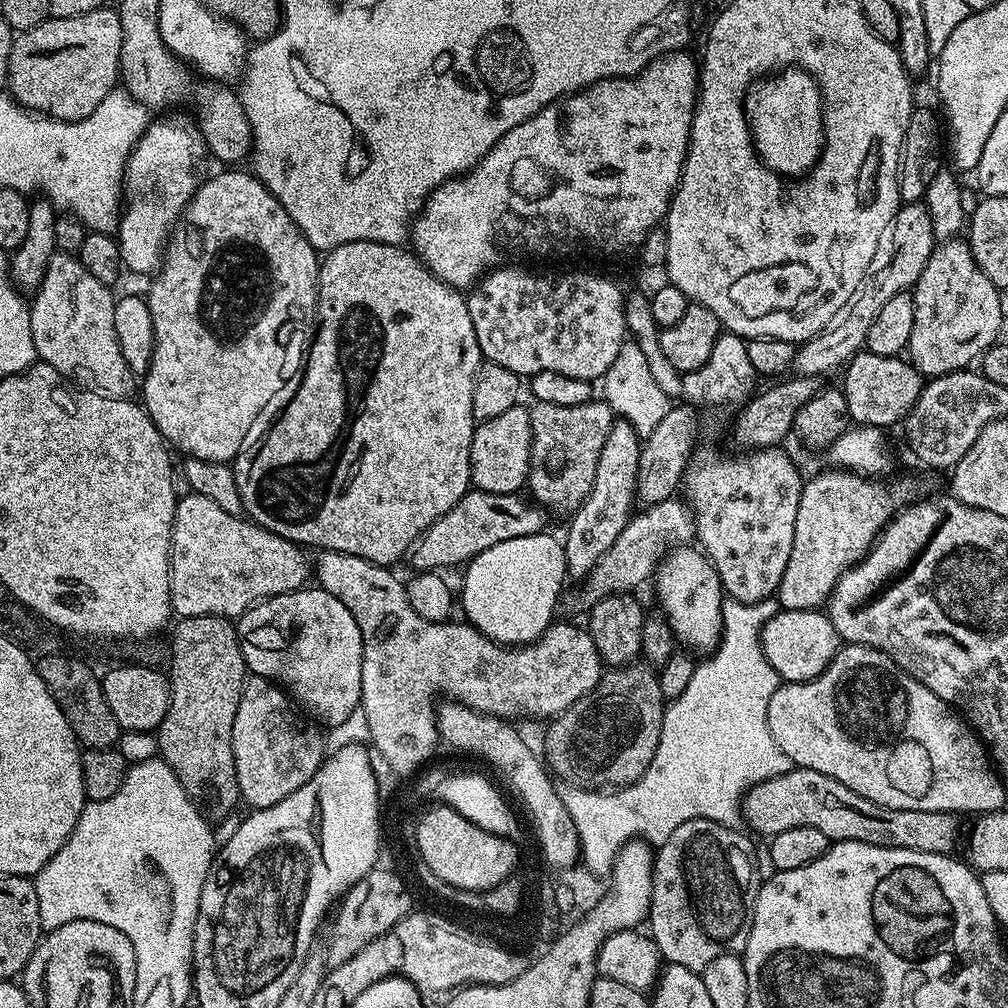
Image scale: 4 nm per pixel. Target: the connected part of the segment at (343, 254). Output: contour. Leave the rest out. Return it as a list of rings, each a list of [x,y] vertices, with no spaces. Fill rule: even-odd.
[[[359,240],[358,242],[346,242],[342,246],[333,248],[331,252],[323,257],[320,265],[320,285],[316,291],[316,319],[318,321],[316,331],[312,337],[312,346],[308,349],[308,359],[304,362],[302,375],[299,377],[300,385],[296,388],[296,393],[288,400],[288,405],[284,408],[284,413],[273,422],[268,428],[268,433],[261,440],[253,439],[251,442],[245,443],[240,452],[236,455],[235,460],[231,461],[232,473],[234,474],[234,482],[236,489],[240,495],[241,509],[246,513],[249,512],[251,519],[255,521],[261,529],[280,537],[283,540],[291,541],[297,546],[305,546],[310,544],[315,550],[323,550],[326,552],[341,552],[342,554],[354,554],[358,558],[366,558],[375,564],[385,566],[395,565],[395,560],[400,555],[407,553],[412,545],[420,539],[422,533],[431,526],[438,518],[442,518],[442,514],[446,514],[446,510],[450,510],[458,501],[466,495],[472,484],[472,471],[470,470],[470,446],[474,438],[474,430],[478,421],[474,418],[474,386],[476,385],[476,375],[480,373],[482,367],[482,357],[480,347],[478,346],[478,338],[474,334],[474,322],[470,322],[470,310],[468,309],[468,301],[457,289],[445,280],[439,280],[426,265],[420,261],[420,257],[415,251],[409,250],[404,246],[395,244],[379,244],[378,242],[366,242]]]

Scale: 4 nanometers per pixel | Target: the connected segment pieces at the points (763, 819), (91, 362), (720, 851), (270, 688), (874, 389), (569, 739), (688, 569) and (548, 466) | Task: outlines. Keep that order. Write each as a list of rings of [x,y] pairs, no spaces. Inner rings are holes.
[[[795,766],[786,774],[758,782],[744,793],[742,820],[765,838],[782,834],[782,830],[794,830],[794,826],[814,826],[814,830],[822,830],[822,834],[826,834],[829,842],[853,840],[887,848],[942,853],[955,846],[956,831],[960,828],[955,812],[894,810],[878,806],[878,802],[870,802],[854,794],[854,790],[842,786],[842,782],[834,782],[834,778],[826,774],[818,774],[818,770]]]
[[[57,250],[44,267],[44,277],[33,295],[36,297],[30,300],[30,330],[37,357],[43,363],[65,374],[81,372],[89,376],[106,396],[128,398],[138,380],[126,366],[122,350],[118,350],[118,334],[114,334],[117,297],[112,291],[109,285],[98,282],[75,255]]]
[[[691,820],[685,824],[680,824],[678,830],[674,830],[674,834],[670,834],[670,838],[655,849],[652,866],[652,901],[648,907],[646,924],[647,927],[652,927],[650,929],[651,938],[658,946],[661,957],[667,963],[686,966],[686,970],[703,973],[704,968],[710,966],[710,962],[714,962],[714,958],[718,958],[723,952],[727,951],[733,954],[739,953],[743,949],[744,943],[748,941],[748,932],[752,929],[752,915],[756,909],[756,896],[760,893],[762,881],[757,876],[754,845],[752,846],[742,833],[736,831],[740,830],[726,824],[719,824],[713,820]]]
[[[249,675],[245,679],[242,698],[238,702],[238,714],[234,714],[232,749],[234,750],[236,777],[240,787],[240,800],[248,803],[249,809],[269,808],[282,802],[282,798],[294,794],[294,790],[310,782],[310,778],[314,778],[314,774],[323,764],[326,749],[324,736],[322,732],[319,732],[321,729],[315,723],[307,724],[303,718],[305,719],[294,707],[288,693],[273,681],[254,675]]]
[[[861,350],[843,369],[842,391],[846,398],[849,417],[857,425],[873,425],[888,430],[891,424],[899,425],[918,399],[922,387],[920,371],[900,356],[879,356]]]
[[[647,662],[617,667],[593,692],[549,723],[543,755],[546,760],[548,755],[551,771],[568,780],[569,785],[589,790],[624,788],[646,774],[658,750],[658,738],[662,738],[665,707],[655,667]]]
[[[700,550],[686,552],[680,556],[669,554],[656,569],[655,580],[656,592],[664,606],[663,615],[672,628],[675,639],[689,649],[701,648],[701,653],[711,653],[720,643],[722,606],[726,599],[720,575],[716,573],[712,561]]]
[[[593,398],[578,406],[554,406],[553,404],[536,402],[531,405],[530,411],[532,413],[532,467],[528,470],[527,487],[529,489],[532,488],[533,494],[531,493],[531,495],[534,497],[535,503],[543,506],[545,509],[568,508],[567,510],[575,510],[579,508],[582,501],[587,498],[590,490],[594,486],[594,470],[598,470],[598,458],[602,454],[602,446],[606,446],[606,436],[610,434],[610,426],[614,419],[612,407],[610,407],[608,401],[603,398]]]

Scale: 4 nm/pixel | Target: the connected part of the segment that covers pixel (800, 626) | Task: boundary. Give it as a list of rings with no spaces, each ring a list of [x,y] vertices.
[[[807,608],[775,612],[760,632],[760,645],[781,681],[800,684],[803,680],[818,678],[842,647],[840,636],[830,618],[823,611]]]

